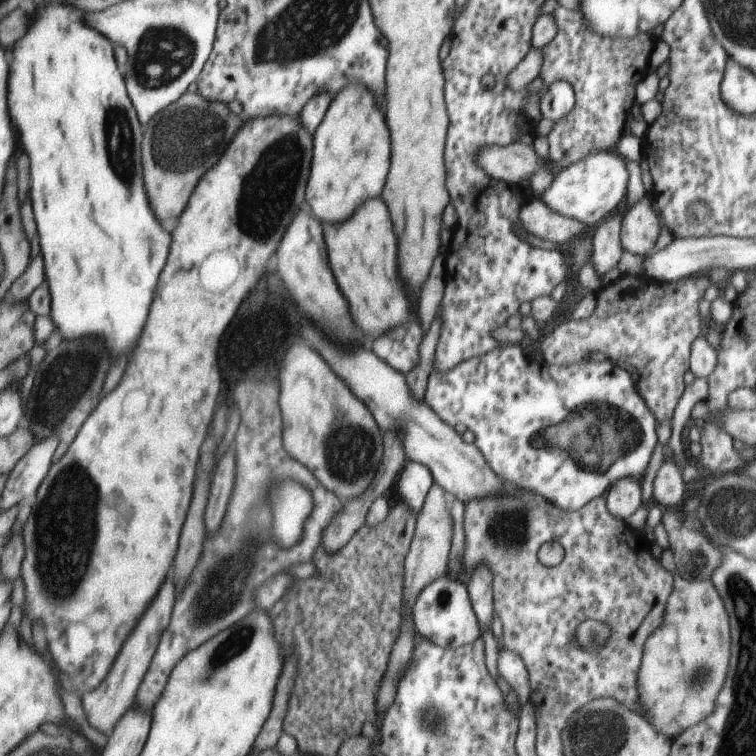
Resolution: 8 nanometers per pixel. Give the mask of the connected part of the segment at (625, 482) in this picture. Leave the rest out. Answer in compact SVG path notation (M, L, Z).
M632 477L621 479L605 494L608 499L608 509L614 518L625 519L632 516L642 502L642 488Z

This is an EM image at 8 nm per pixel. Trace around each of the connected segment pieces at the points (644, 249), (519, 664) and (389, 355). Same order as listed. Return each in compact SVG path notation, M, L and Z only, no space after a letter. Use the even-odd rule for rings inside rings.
M651 195L636 202L623 214L619 232L623 250L640 256L648 255L660 234L660 220L652 208Z
M500 650L497 661L499 675L510 684L510 688L518 696L518 704L522 707L526 700L529 700L530 678L528 670L521 656L514 650Z
M410 320L404 326L394 328L386 336L378 338L374 342L374 352L380 358L386 358L390 366L394 366L400 372L408 372L414 368L414 362L418 362L418 344L422 340L422 328L418 320Z

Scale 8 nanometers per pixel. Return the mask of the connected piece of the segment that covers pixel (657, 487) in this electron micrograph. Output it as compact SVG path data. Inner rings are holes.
M666 461L661 464L654 479L653 497L663 509L676 506L684 498L686 485L676 465L672 464L672 461Z

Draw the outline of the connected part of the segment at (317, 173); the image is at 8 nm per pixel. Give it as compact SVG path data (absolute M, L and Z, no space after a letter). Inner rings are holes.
M352 86L336 94L314 132L313 173L308 204L322 222L346 222L370 198L378 198L390 168L390 132L384 114L376 108L364 86Z

